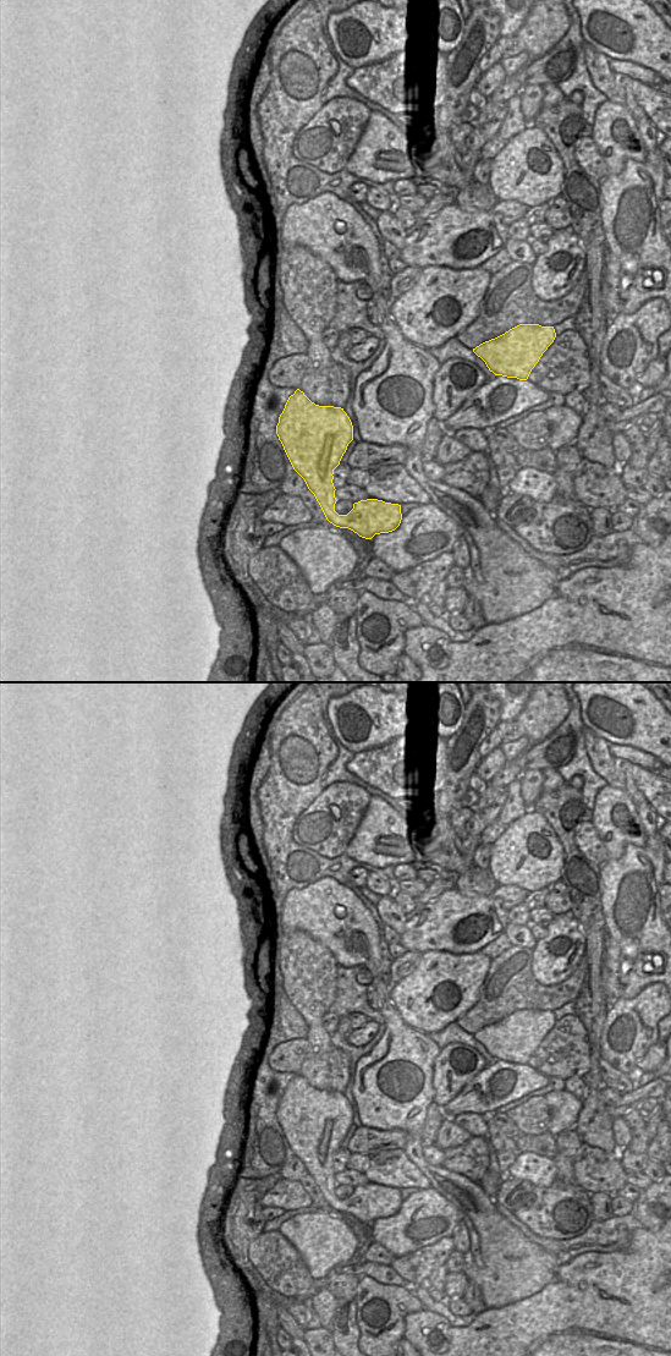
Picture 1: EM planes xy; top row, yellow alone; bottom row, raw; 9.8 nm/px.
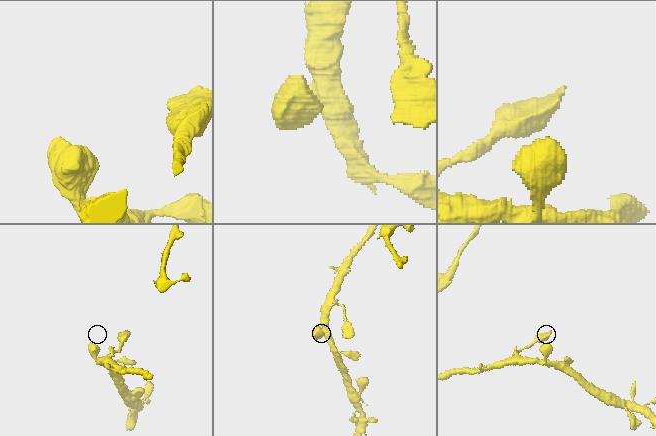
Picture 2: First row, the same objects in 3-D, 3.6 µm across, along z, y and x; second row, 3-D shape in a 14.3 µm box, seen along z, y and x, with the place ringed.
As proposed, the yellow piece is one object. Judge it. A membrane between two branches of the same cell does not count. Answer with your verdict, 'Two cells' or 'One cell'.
One cell.

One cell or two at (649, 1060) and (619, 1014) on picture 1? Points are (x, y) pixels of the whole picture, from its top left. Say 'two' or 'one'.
two

